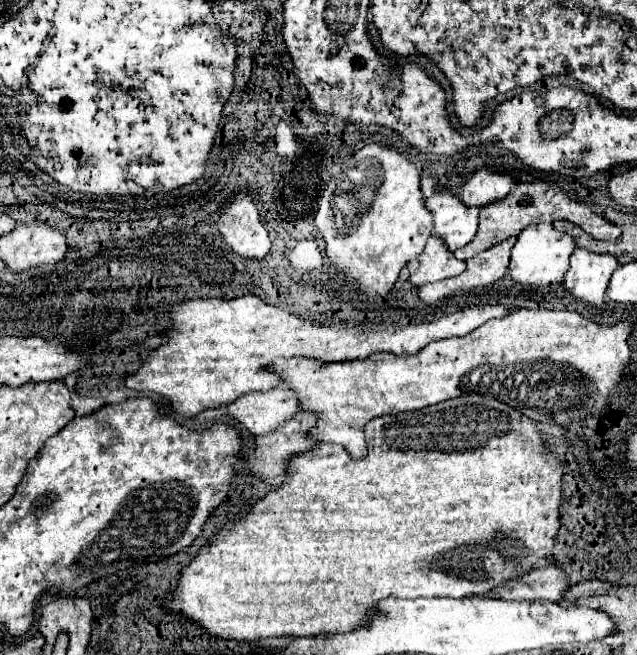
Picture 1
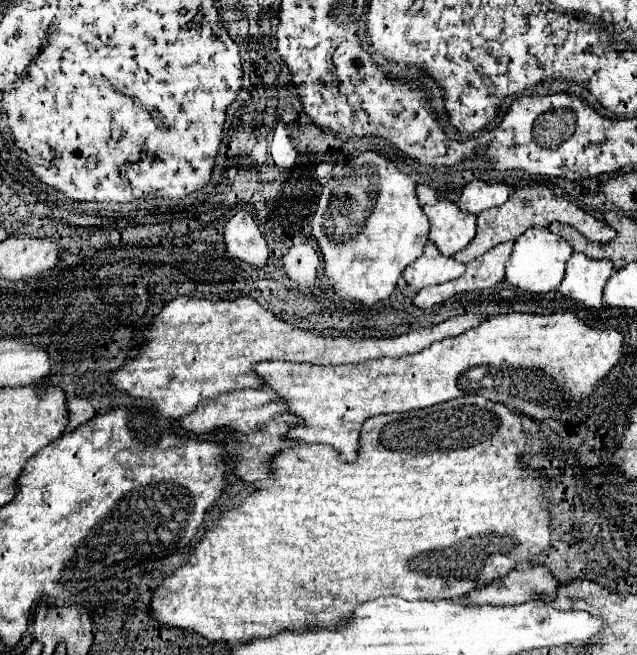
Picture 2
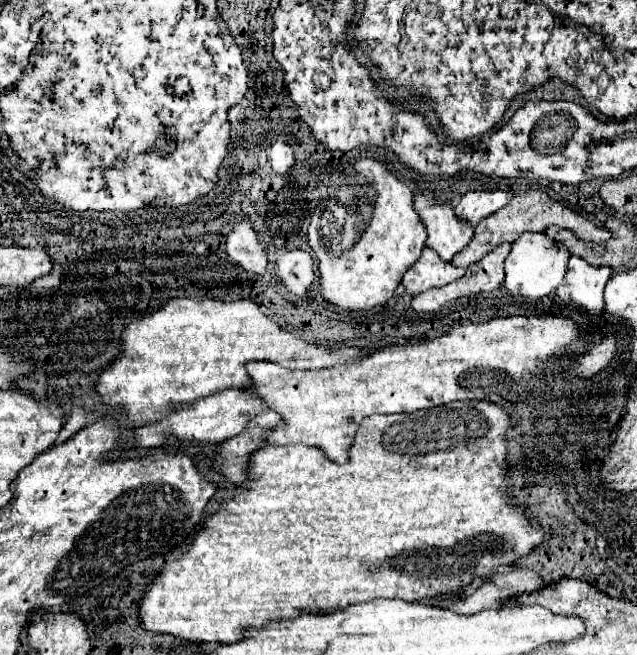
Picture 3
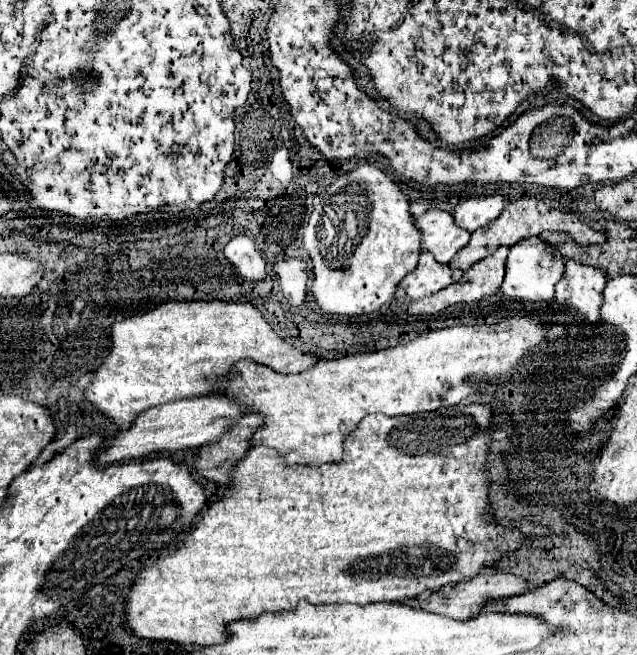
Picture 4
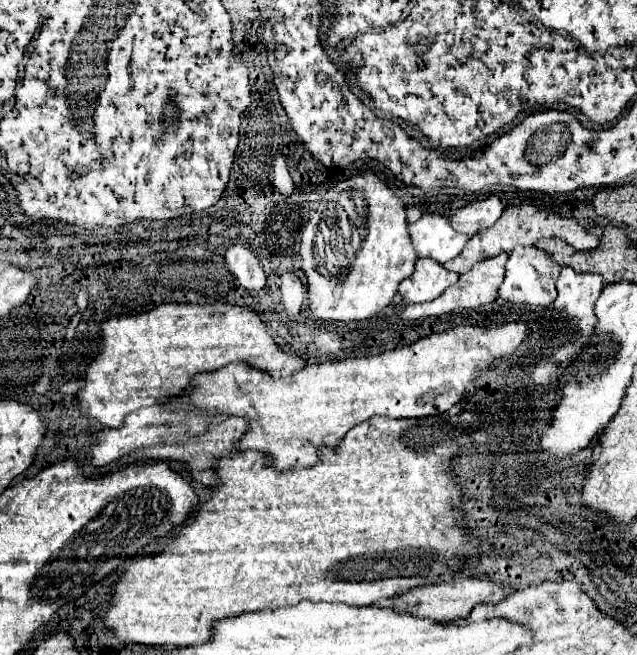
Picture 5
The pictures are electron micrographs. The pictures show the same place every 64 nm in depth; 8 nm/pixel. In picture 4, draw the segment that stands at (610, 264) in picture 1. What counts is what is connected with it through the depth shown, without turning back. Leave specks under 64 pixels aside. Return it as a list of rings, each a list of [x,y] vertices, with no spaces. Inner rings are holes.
[[[566,260],[564,278],[556,284],[556,302],[574,308],[586,322],[600,320],[606,272],[588,264]]]

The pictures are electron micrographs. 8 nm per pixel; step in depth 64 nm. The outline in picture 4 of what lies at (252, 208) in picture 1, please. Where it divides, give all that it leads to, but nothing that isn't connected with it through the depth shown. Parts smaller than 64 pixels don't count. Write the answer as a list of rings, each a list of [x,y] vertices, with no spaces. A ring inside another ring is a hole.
[[[238,234],[228,242],[228,262],[246,280],[262,280],[266,276],[266,260],[250,234]]]

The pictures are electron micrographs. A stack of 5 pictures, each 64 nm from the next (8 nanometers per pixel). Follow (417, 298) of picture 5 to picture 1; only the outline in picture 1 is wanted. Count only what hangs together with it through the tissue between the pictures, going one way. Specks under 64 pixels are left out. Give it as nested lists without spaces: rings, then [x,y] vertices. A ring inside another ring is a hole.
[[[430,236],[424,252],[408,264],[408,270],[410,270],[410,282],[414,286],[422,286],[428,282],[462,274],[466,270],[466,262],[456,260],[456,256],[446,248],[440,236]]]

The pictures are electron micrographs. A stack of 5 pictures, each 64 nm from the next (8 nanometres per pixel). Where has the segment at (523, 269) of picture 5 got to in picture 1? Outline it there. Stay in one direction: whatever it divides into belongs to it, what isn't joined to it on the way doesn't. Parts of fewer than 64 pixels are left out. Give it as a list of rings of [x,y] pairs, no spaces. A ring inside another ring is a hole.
[[[530,224],[518,234],[518,240],[510,256],[510,278],[522,284],[544,286],[550,282],[560,282],[570,264],[570,254],[574,252],[576,242],[566,232],[558,232],[552,224]]]

